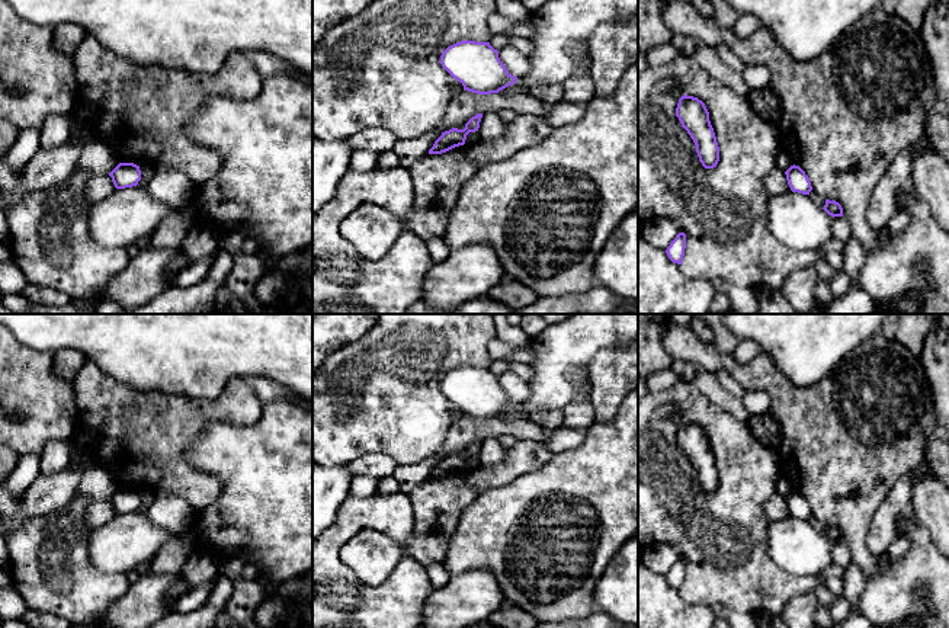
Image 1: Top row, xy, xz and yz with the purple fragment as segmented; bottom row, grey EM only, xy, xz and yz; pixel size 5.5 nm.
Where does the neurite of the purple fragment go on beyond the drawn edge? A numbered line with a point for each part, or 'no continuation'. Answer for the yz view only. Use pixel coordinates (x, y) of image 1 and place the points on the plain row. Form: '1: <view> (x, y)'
no continuation

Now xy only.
no continuation

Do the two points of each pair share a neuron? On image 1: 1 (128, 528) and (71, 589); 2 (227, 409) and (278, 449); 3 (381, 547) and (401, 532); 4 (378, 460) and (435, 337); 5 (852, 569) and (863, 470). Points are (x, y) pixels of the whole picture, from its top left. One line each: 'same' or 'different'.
1: different
2: different
3: different
4: different
5: different

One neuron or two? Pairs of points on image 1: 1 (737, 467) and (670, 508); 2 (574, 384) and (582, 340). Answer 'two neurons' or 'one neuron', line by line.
1: one neuron
2: one neuron

